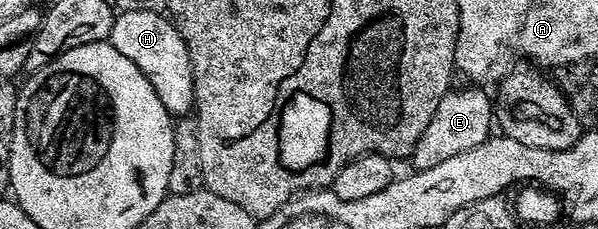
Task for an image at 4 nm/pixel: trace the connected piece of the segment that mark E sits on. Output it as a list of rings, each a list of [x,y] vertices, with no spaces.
[[[470,88],[474,90],[462,90],[451,92],[440,100],[440,108],[436,108],[436,116],[428,123],[428,128],[424,128],[424,136],[416,144],[412,155],[414,170],[427,170],[440,164],[443,160],[448,160],[452,156],[457,156],[459,152],[468,152],[484,140],[491,137],[492,123],[496,118],[496,110],[492,105],[492,98],[485,94],[485,89]]]

